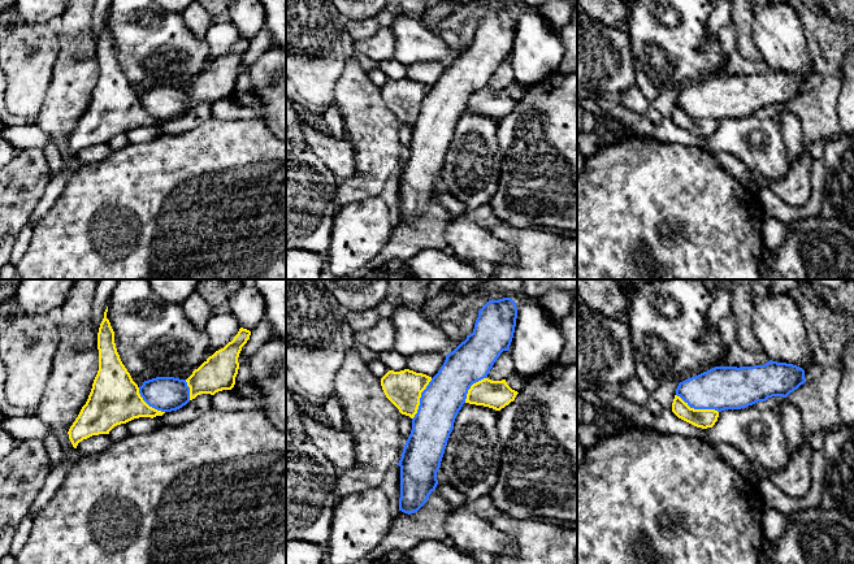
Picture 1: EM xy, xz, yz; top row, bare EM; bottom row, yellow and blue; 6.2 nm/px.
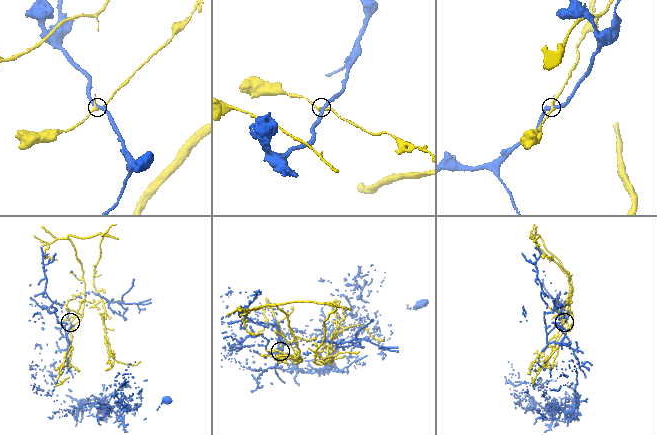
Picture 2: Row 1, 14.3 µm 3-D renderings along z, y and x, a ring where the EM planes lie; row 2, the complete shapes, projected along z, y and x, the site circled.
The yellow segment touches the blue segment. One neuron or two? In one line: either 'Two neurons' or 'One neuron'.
Two neurons

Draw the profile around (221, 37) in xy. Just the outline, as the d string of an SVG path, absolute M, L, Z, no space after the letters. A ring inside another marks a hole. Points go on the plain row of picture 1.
M227 16L214 19L204 36L204 40L209 45L209 60L207 68L231 51L239 38L240 34L237 26Z

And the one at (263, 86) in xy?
M268 47L238 78L233 99L257 112L273 134L286 140L286 51Z

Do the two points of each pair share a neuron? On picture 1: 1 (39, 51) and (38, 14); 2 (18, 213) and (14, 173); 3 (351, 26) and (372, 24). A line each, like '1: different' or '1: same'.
1: different
2: same
3: same

